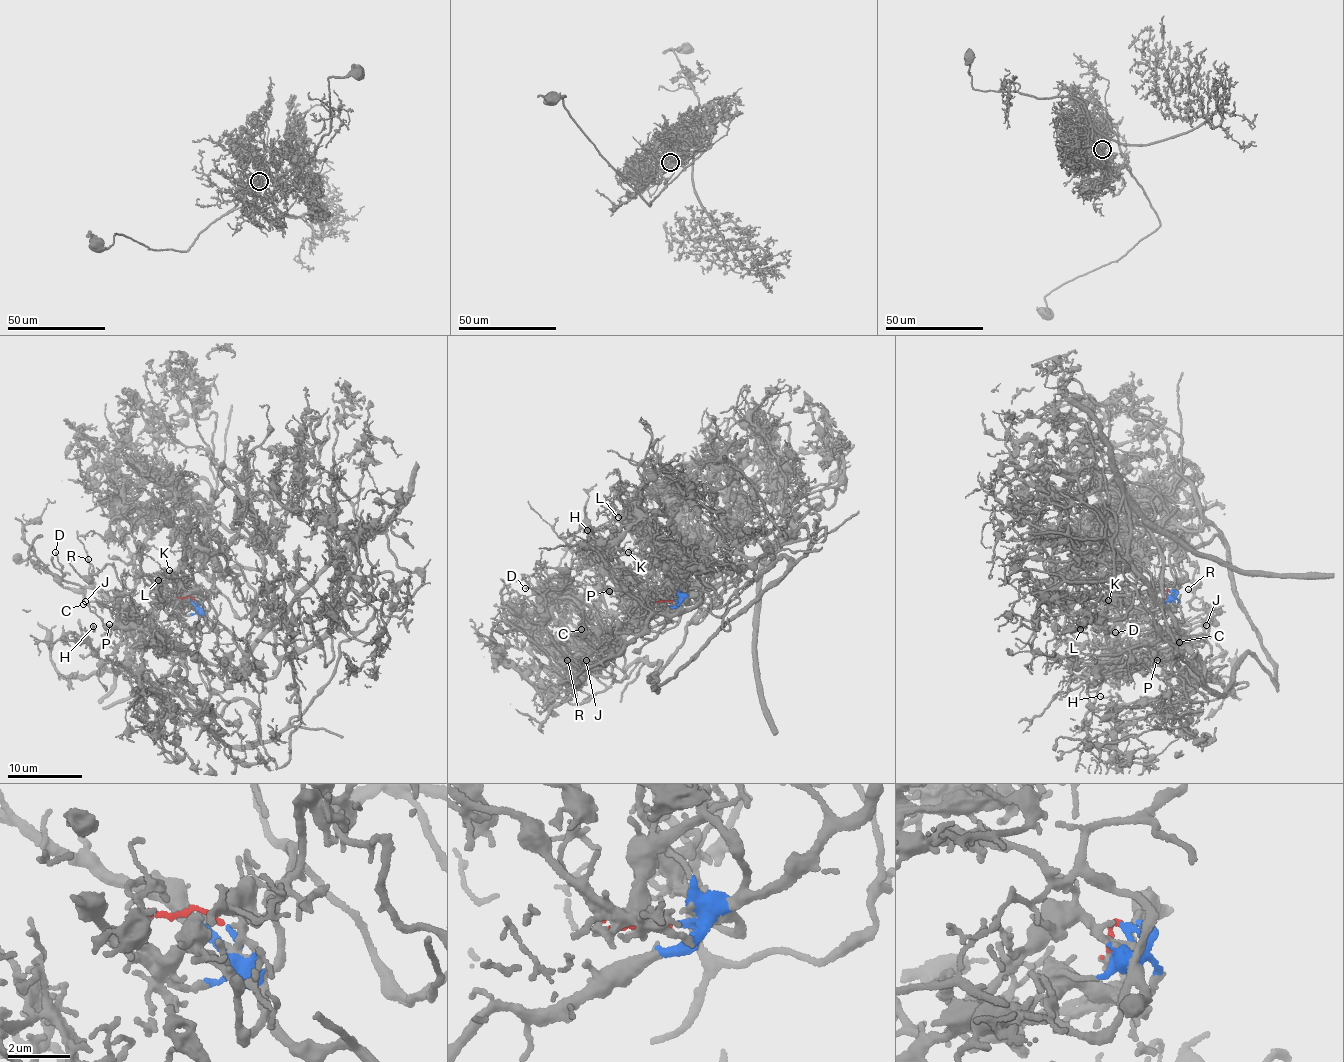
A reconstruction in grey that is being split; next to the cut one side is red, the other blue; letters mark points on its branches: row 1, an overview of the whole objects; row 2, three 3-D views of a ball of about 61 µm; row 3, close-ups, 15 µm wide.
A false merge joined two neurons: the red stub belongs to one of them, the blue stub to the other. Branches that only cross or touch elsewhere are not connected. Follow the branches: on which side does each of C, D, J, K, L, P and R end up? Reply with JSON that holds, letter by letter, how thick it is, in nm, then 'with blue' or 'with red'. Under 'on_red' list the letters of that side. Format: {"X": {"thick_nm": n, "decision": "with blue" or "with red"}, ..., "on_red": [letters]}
{"C": {"thick_nm": 110, "decision": "with blue"}, "D": {"thick_nm": 140, "decision": "with blue"}, "J": {"thick_nm": 160, "decision": "with blue"}, "K": {"thick_nm": 160, "decision": "with red"}, "L": {"thick_nm": 180, "decision": "with red"}, "P": {"thick_nm": 90, "decision": "with red"}, "R": {"thick_nm": 150, "decision": "with blue"}, "on_red": ["K", "L", "P"]}

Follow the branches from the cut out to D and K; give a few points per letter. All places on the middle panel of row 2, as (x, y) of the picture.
D: (674, 601), (631, 621), (621, 643), (589, 669), (568, 661), (545, 626), (545, 598), (524, 587)
K: (672, 601), (659, 602), (665, 595), (665, 586), (676, 577), (676, 564), (636, 548), (628, 551)

